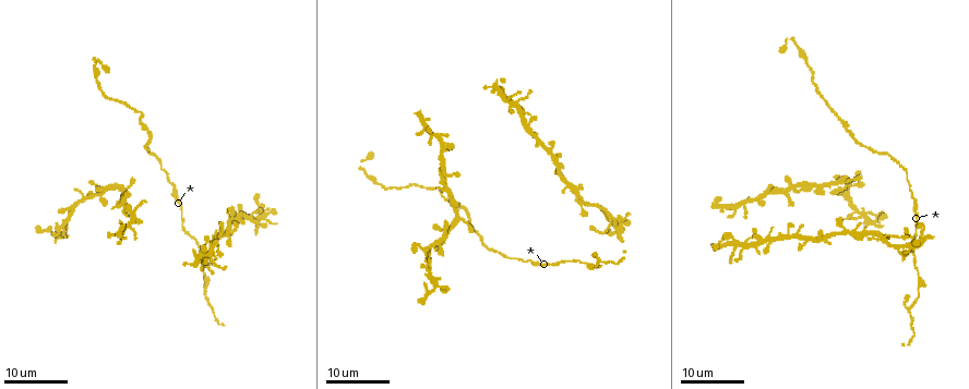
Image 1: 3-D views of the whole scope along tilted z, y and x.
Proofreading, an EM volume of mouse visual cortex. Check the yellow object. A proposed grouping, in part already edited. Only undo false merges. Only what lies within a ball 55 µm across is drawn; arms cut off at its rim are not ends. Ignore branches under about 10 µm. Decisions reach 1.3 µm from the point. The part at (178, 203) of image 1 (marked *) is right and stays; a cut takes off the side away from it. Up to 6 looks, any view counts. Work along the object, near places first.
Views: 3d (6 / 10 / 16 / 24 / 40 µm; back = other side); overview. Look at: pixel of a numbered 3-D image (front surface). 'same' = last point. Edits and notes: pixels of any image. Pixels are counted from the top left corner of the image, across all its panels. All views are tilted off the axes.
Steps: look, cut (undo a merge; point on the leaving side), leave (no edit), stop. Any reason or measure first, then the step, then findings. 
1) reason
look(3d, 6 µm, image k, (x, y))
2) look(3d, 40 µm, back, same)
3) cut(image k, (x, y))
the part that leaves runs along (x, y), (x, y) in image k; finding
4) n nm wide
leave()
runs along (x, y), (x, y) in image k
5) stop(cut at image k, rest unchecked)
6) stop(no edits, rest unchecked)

three arms meet
look(3d, 16 µm, image 1, (921, 283))

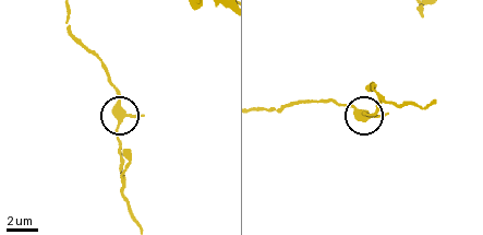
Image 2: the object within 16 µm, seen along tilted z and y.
look(3d, 10 µm, image 2, (118, 119))

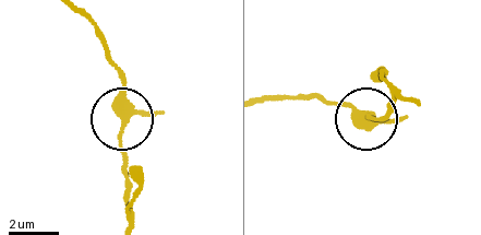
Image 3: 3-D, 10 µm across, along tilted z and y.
3 arms
leave()
runs along (88, 19), (122, 90), (128, 189) in image 3; all the same neuron

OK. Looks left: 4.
three arms meet
look(3d, 16 µm, image 1, (838, 180))

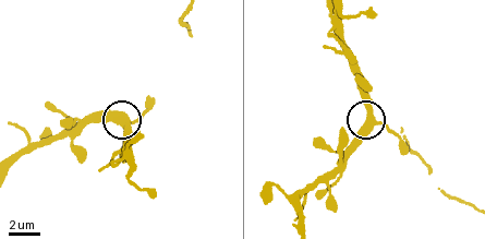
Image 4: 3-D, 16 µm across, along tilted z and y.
look(3d, 6 µm, image 4, (370, 120))

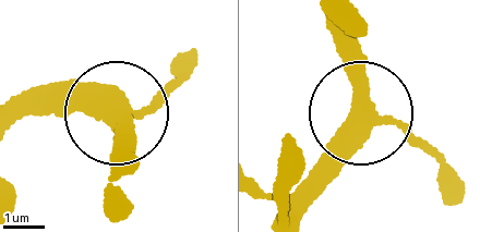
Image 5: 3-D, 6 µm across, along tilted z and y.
3 arms
leave()
continuous, no second neuron

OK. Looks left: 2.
calibre changes
look(3d, 16 µm, image 1, (58, 230))

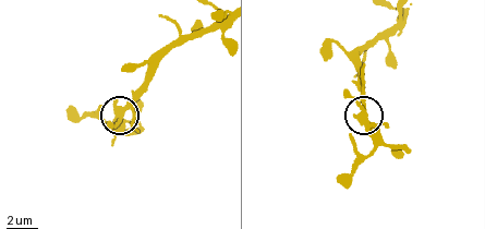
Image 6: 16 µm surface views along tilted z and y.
look(3d, 10 µm, image 6, (120, 111))

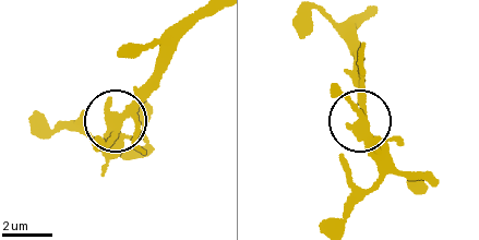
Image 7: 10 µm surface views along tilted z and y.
350 nm wide
leave()
continuous, no second neuron

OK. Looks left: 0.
stop(no edits, rest unchecked)

